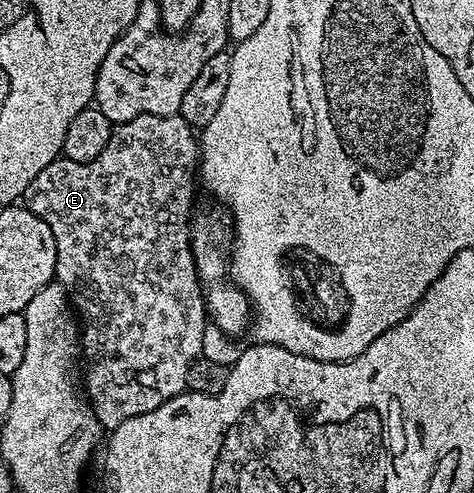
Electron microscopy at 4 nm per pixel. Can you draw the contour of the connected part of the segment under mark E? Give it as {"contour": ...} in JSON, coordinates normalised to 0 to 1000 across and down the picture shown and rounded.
{"contour":[[[378,229],[350,235],[323,231],[283,235],[283,243],[255,247],[238,262],[224,300],[215,300],[215,308],[198,325],[158,329],[133,316],[116,320],[112,329],[97,333],[97,341],[89,341],[78,355],[61,363],[46,385],[49,416],[57,418],[63,430],[72,430],[72,438],[97,446],[105,471],[114,471],[118,497],[114,564],[137,590],[150,592],[150,619],[173,655],[173,734],[179,734],[173,791],[194,842],[219,868],[243,868],[283,844],[325,836],[325,828],[350,819],[350,811],[359,811],[367,801],[390,797],[401,738],[424,724],[430,706],[435,623],[426,598],[426,574],[414,556],[401,481],[401,444],[409,432],[405,383],[418,377],[418,280],[405,272],[411,272],[407,256],[390,239],[380,237]]]}

